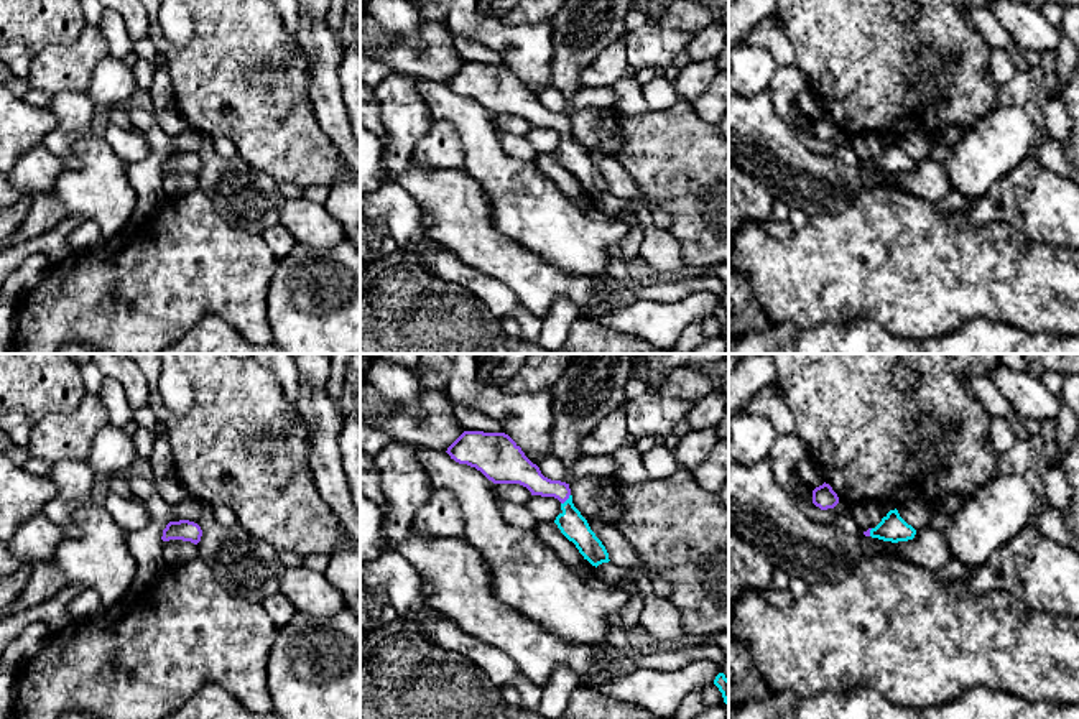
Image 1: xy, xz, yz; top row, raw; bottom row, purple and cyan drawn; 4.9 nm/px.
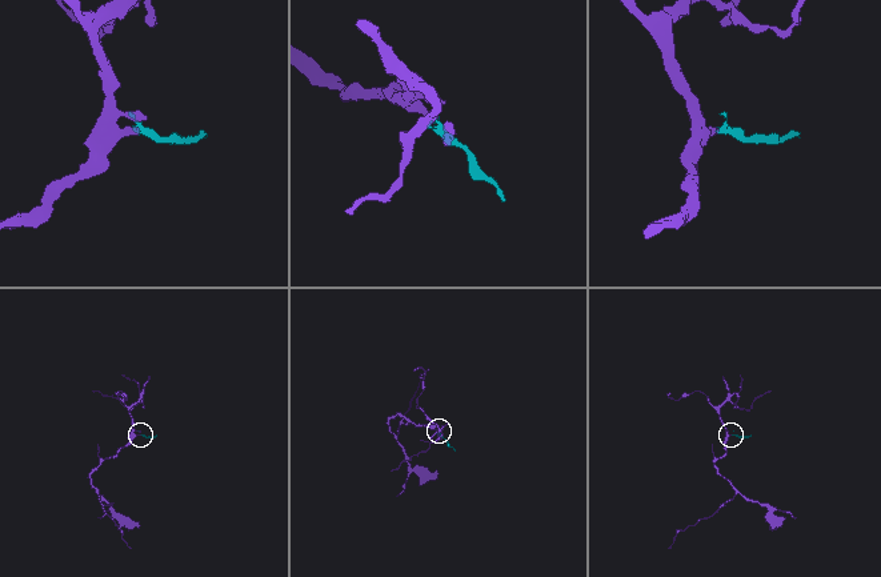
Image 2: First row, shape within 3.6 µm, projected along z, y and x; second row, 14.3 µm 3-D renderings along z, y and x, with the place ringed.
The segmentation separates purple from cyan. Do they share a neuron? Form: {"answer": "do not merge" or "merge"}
{"answer": "merge"}

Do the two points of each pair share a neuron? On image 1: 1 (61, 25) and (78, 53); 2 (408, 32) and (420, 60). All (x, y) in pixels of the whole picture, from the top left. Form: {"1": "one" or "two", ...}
{"1": "two", "2": "two"}

